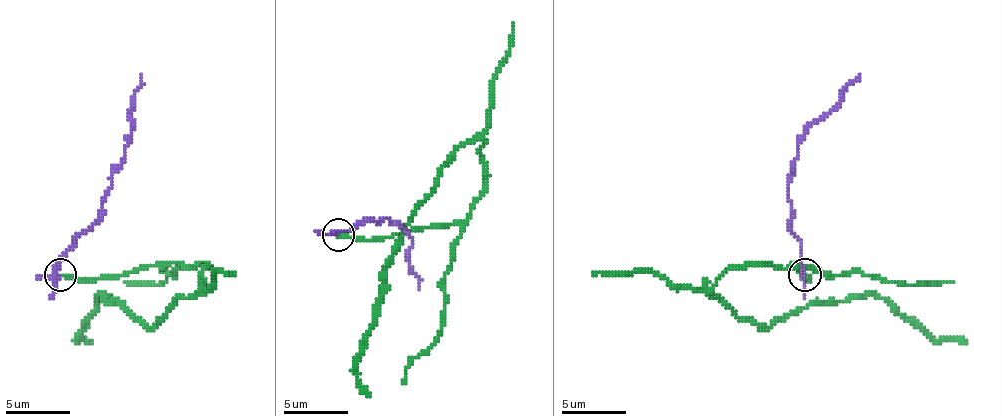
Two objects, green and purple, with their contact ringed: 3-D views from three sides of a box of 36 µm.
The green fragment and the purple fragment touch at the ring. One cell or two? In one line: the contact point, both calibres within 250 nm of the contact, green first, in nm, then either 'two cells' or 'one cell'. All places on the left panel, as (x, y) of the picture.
place (60, 274); calibres 170 and 170 nm; two cells

